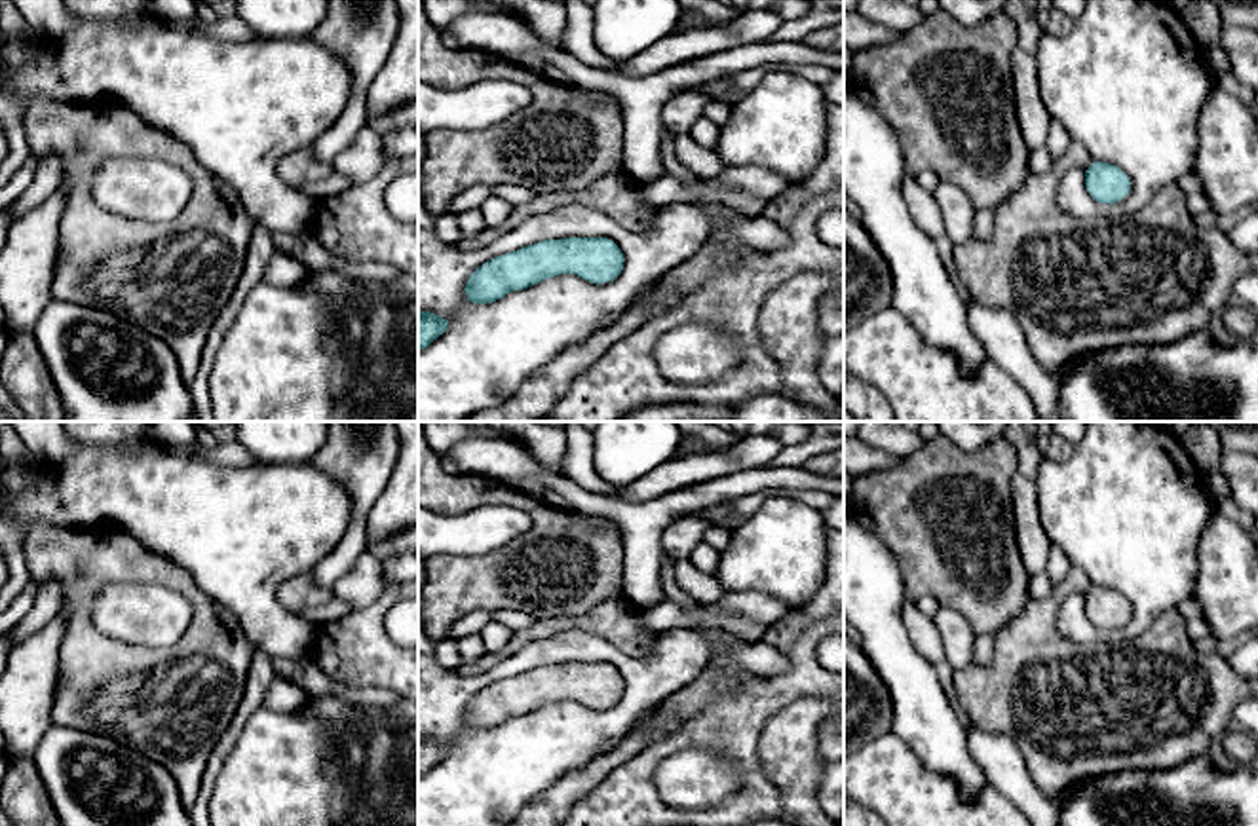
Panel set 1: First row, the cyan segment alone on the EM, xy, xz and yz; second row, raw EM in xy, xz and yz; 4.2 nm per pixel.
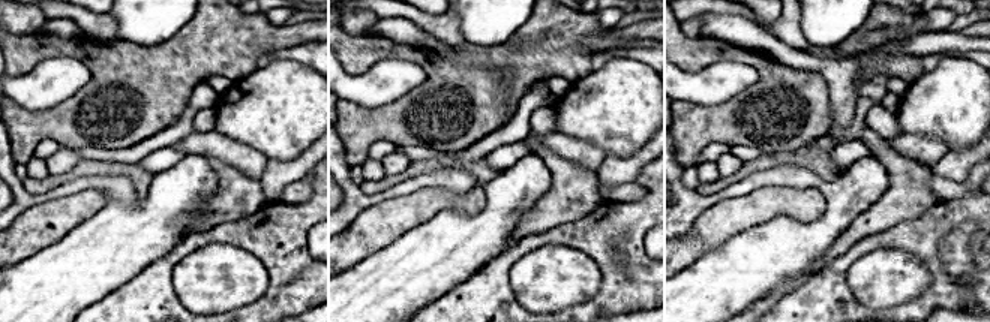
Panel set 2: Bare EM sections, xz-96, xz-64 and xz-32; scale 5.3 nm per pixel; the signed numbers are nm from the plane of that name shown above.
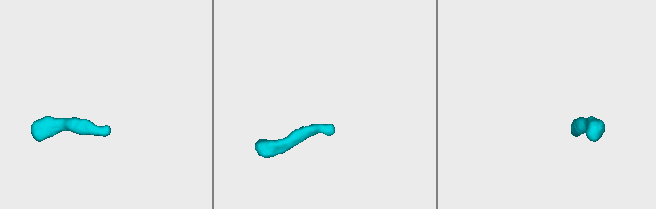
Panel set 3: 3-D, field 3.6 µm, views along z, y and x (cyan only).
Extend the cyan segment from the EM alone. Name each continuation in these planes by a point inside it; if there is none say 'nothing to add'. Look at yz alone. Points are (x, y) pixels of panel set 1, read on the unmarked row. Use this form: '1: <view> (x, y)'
1: yz (1076, 711)

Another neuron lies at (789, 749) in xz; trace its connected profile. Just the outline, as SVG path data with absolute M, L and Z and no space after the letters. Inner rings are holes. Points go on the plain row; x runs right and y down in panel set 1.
M800 697L775 712L762 729L758 756L768 780L783 801L781 820L792 826L840 826L823 815L815 792L825 769L821 744L829 727L840 723L836 703L829 697Z

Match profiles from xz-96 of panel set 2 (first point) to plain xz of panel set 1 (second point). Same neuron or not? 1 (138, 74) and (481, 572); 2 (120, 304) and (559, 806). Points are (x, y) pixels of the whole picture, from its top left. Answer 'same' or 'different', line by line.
1: same
2: different

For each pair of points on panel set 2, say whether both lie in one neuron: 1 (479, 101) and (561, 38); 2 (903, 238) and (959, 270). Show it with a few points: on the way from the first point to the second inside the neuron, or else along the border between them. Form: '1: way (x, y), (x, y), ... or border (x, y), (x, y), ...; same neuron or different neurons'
1: way (500, 101), (519, 84), (521, 78), (540, 59); same neuron
2: border (954, 228), (941, 241), (939, 261), (963, 286); different neurons

